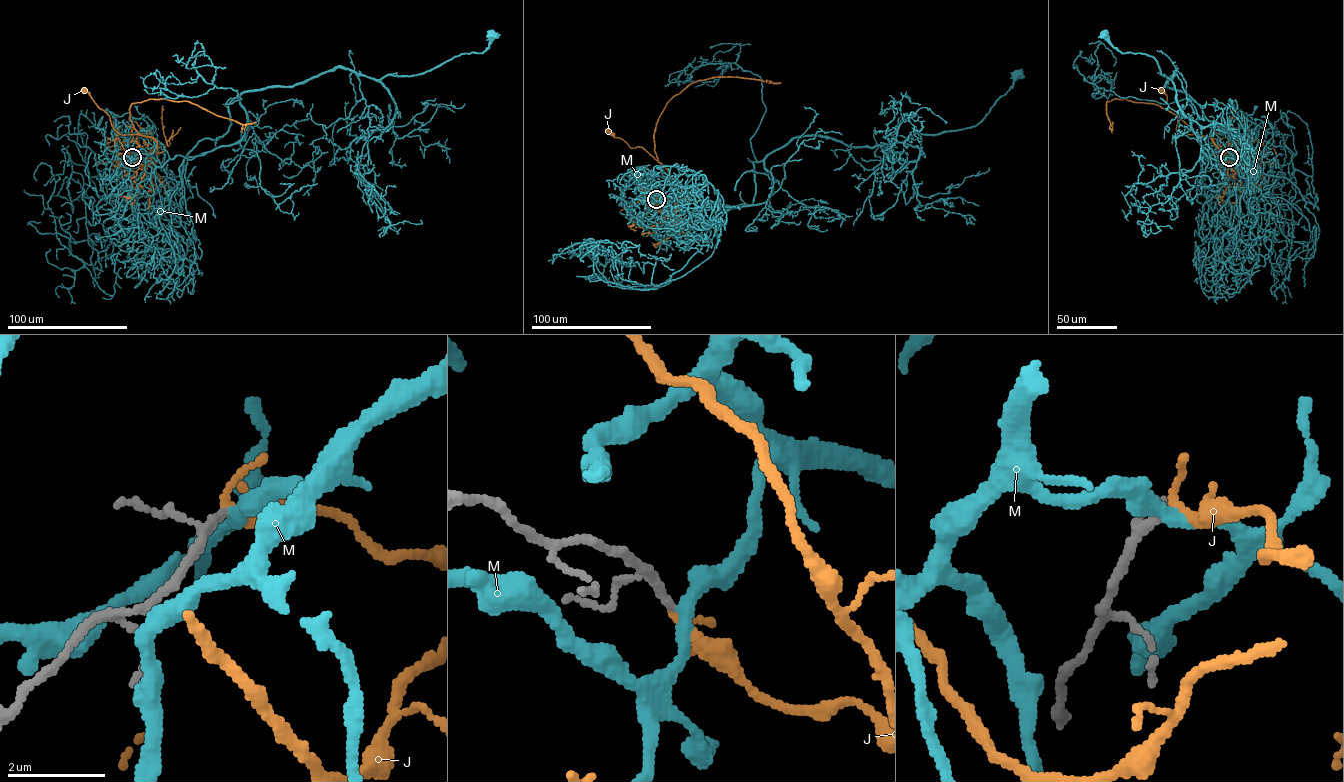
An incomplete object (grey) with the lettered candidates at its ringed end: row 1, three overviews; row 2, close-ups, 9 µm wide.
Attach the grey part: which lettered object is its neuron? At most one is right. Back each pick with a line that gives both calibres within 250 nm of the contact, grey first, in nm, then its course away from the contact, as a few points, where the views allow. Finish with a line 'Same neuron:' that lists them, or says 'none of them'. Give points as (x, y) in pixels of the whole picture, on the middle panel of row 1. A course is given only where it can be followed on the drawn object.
J: 130 nm thick on the grey side, 160 nm on the other; it runs (656, 199), (669, 209), (675, 208), (675, 211), (682, 185), (641, 147), (631, 148), (608, 131)
Same neuron: J

